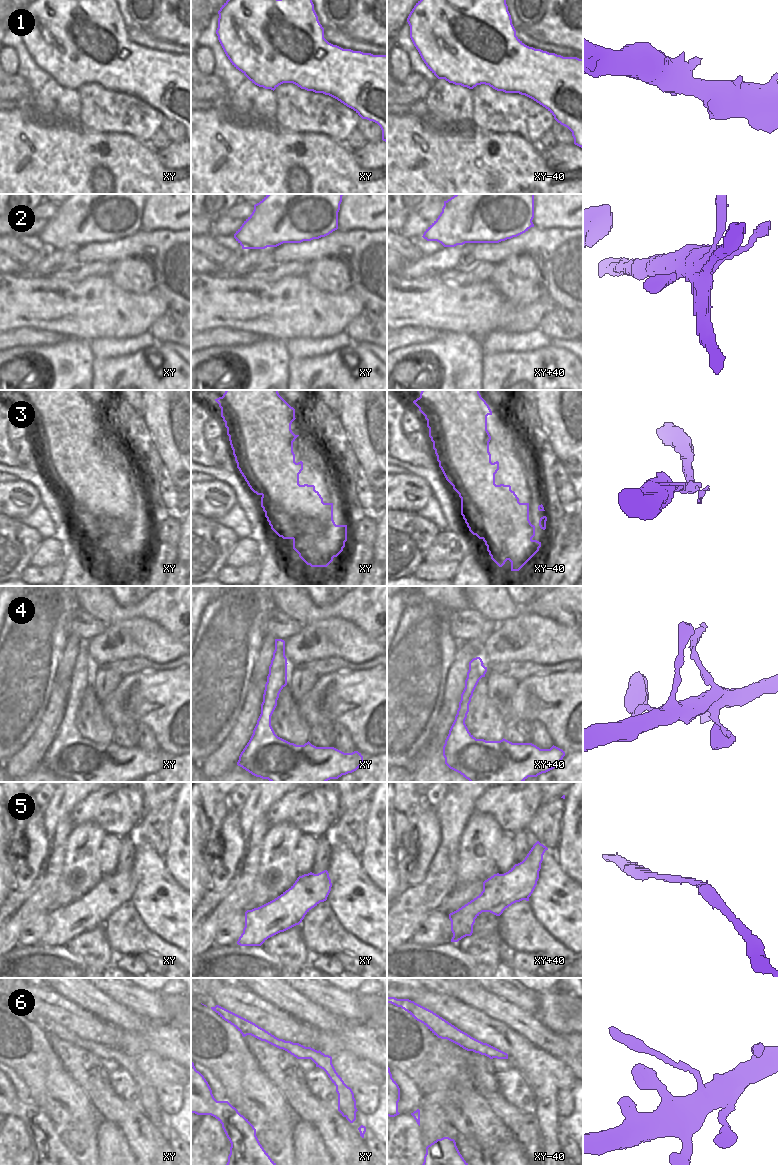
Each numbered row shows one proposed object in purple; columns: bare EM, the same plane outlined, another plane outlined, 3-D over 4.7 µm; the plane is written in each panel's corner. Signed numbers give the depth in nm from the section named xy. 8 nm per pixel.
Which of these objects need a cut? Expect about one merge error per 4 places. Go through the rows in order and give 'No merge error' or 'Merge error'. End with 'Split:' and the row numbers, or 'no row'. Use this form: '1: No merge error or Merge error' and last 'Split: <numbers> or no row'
1: No merge error
2: No merge error
3: Merge error
4: No merge error
5: No merge error
6: Merge error
Split: 3, 6.

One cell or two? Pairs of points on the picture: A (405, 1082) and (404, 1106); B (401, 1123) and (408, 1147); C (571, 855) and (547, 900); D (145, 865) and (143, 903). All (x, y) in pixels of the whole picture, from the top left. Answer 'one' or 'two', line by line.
A: one
B: one
C: two
D: one

